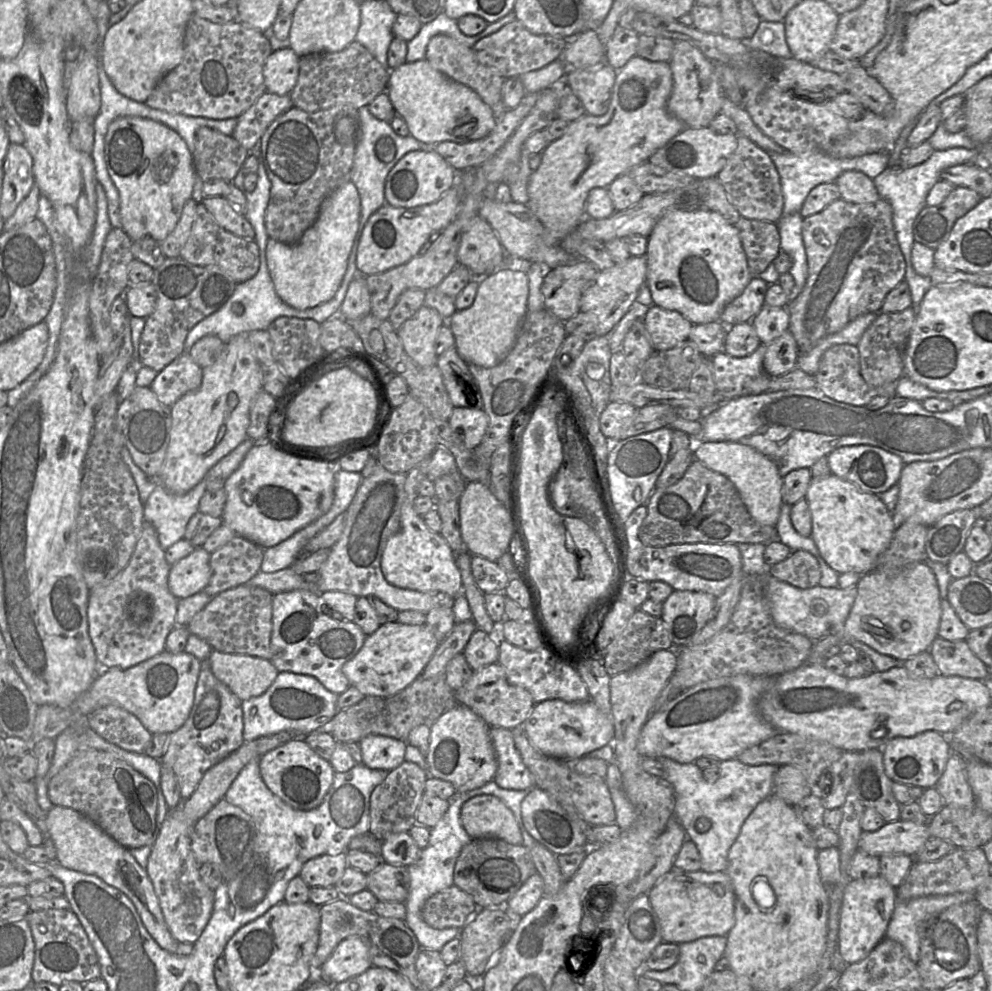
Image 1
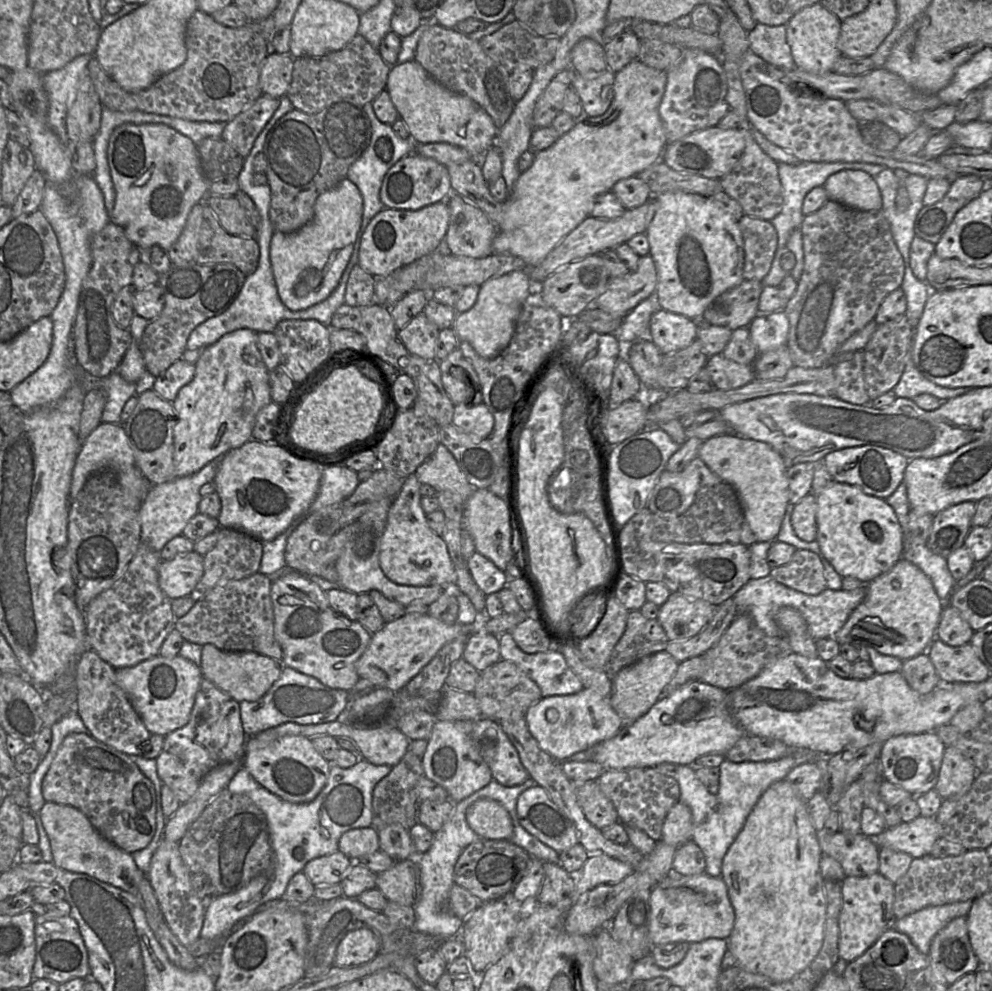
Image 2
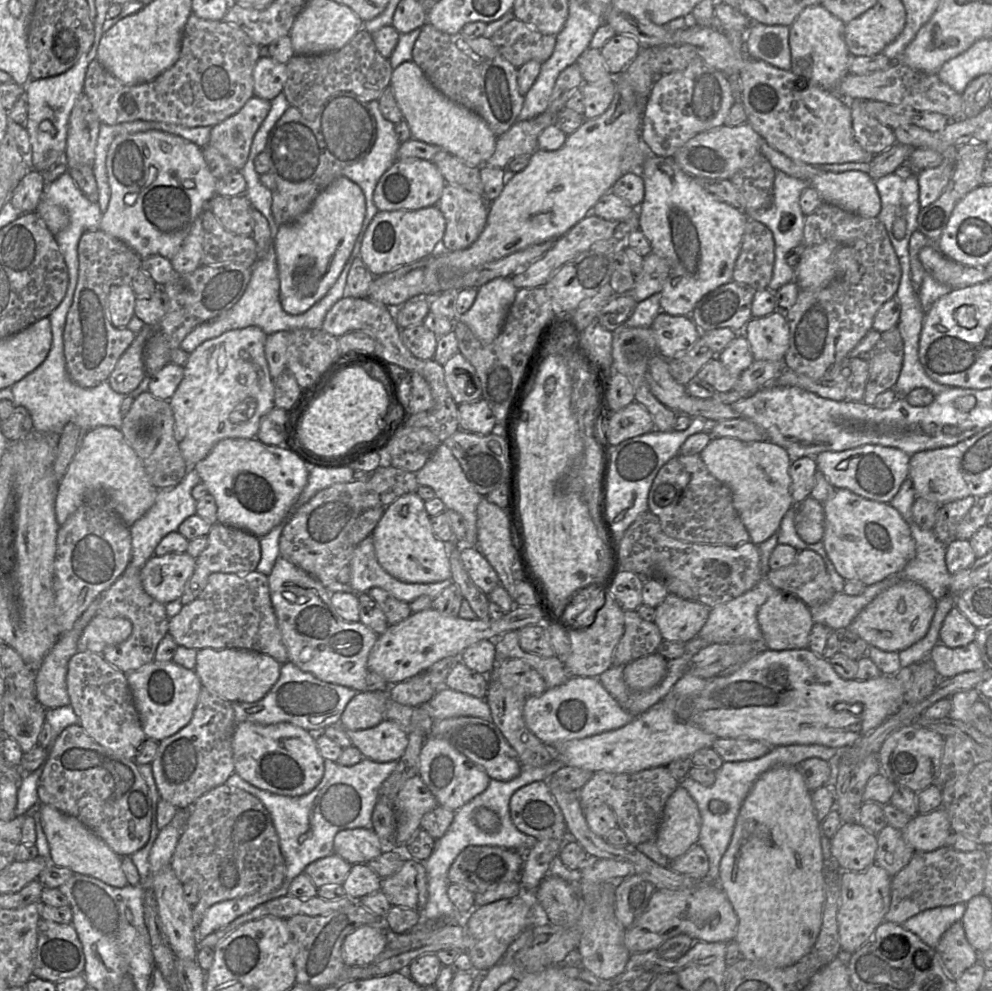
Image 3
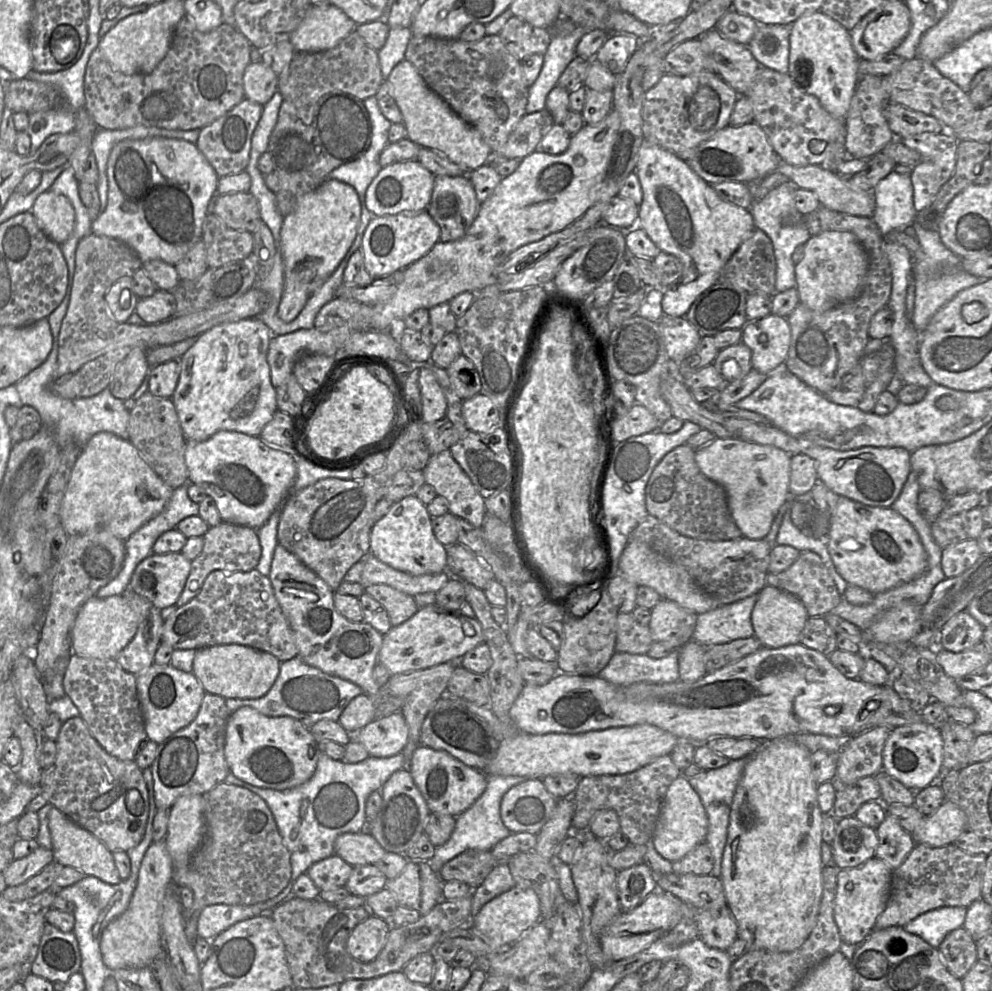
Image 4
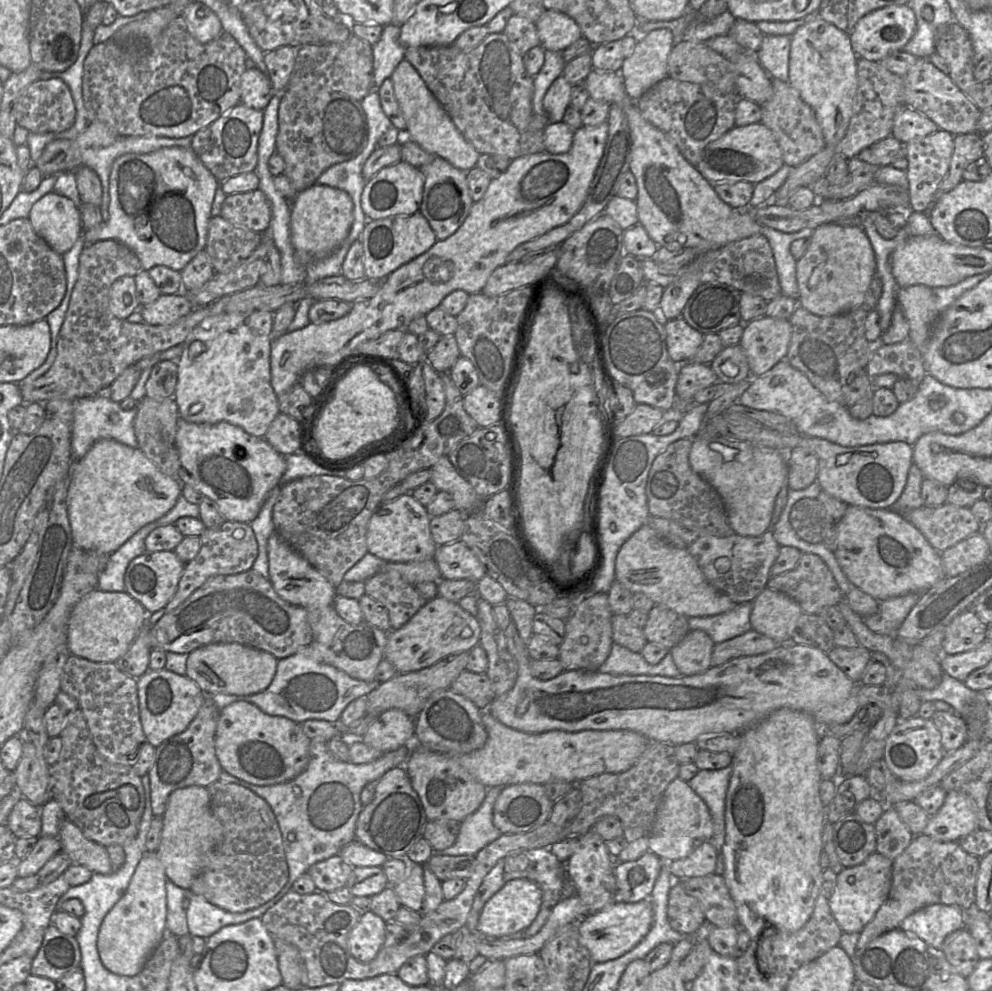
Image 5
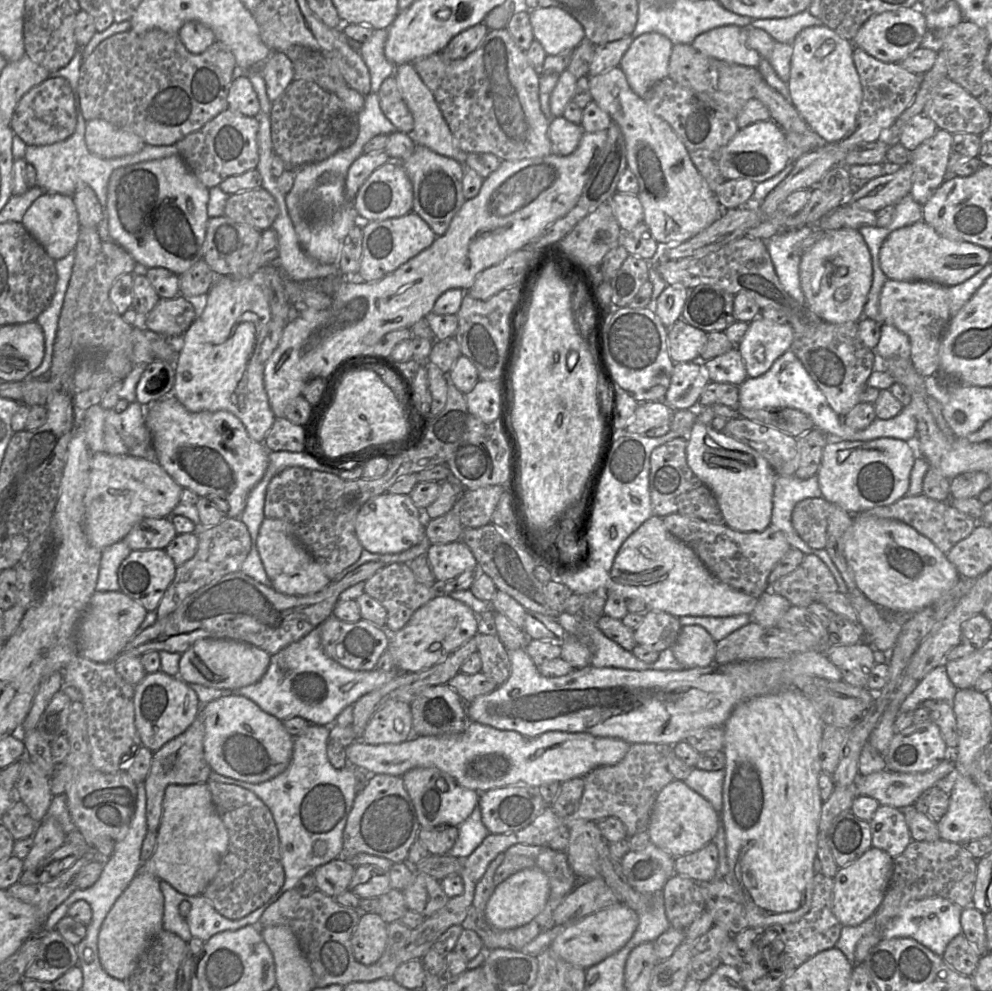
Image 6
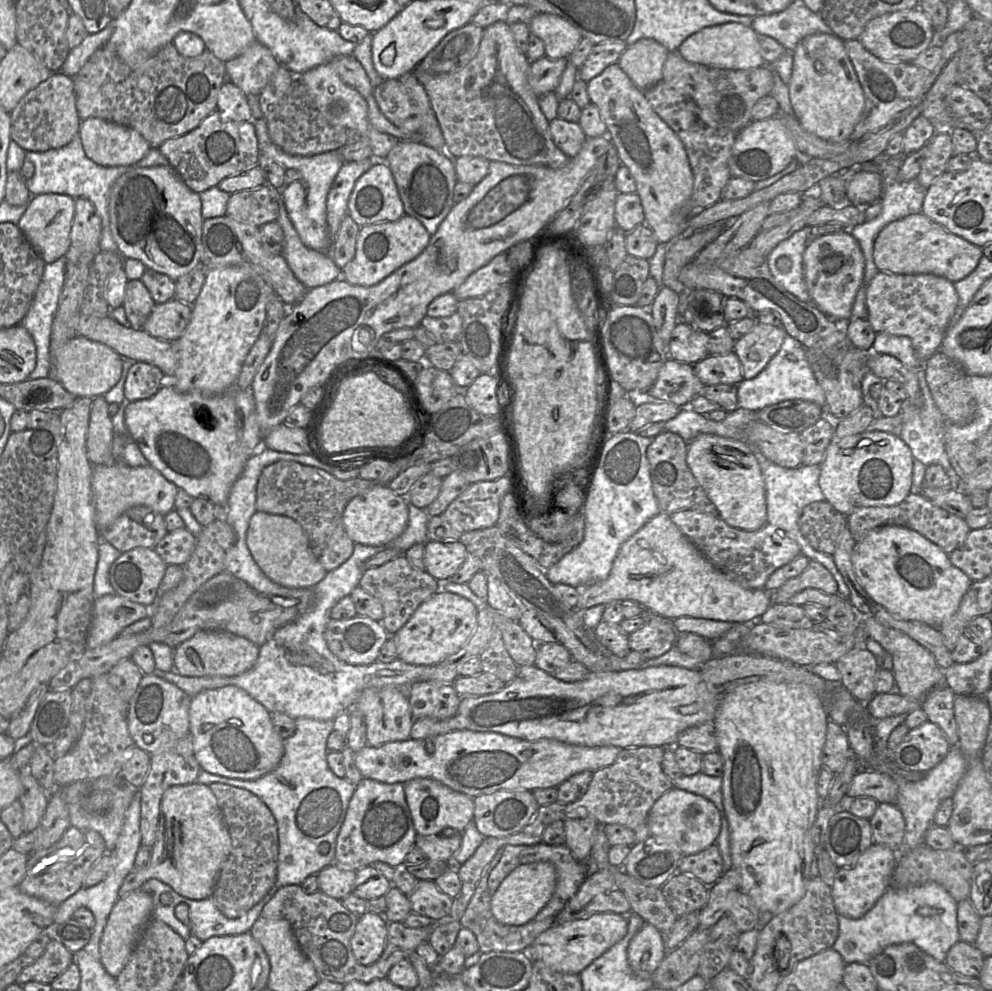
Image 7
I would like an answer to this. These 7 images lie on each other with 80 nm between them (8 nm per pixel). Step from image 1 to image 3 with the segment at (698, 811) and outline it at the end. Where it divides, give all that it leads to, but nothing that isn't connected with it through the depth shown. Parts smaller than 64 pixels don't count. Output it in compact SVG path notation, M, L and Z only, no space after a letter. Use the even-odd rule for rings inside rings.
M818 744L780 745L771 747L767 754L756 759L737 762L725 761L715 771L716 779L712 786L706 787L689 776L683 778L679 785L684 787L695 800L701 815L701 829L697 843L708 856L709 871L707 880L718 882L720 862L731 841L740 808L760 775L779 765L798 766L808 758L821 758L829 761L838 750L837 748Z

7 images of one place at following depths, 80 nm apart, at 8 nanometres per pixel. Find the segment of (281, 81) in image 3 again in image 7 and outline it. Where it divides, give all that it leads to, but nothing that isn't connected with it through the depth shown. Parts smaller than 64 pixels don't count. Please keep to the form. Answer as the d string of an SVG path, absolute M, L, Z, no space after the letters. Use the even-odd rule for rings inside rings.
M225 81L218 92L217 110L228 121L245 122L252 119L247 96L229 81Z

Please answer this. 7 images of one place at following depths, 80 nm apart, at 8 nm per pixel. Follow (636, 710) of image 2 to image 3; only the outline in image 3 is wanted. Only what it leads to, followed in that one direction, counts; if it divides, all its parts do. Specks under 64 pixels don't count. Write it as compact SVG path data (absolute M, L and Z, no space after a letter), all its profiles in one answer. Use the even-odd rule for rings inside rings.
M656 652L644 656L624 667L624 680L633 690L648 690L663 680L667 664L668 660Z

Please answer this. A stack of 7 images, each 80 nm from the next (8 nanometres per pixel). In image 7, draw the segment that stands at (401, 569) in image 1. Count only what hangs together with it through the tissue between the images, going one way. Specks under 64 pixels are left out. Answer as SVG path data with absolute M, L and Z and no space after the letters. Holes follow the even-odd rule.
M376 485L368 491L365 491L352 498L346 505L342 521L347 535L355 544L367 546L383 546L398 536L400 536L408 524L408 501L406 497L394 493L388 485Z

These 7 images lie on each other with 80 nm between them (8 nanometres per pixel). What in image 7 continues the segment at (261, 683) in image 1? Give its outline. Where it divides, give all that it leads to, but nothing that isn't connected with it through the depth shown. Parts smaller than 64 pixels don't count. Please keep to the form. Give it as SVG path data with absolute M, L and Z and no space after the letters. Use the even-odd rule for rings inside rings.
M200 631L174 652L174 670L185 677L233 677L251 670L259 658L259 647L249 640L222 631Z

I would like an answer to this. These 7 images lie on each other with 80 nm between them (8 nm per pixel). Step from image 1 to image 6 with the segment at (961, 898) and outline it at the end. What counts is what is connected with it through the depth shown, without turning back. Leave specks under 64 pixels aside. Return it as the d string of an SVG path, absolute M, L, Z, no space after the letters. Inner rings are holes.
M940 896L911 901L886 927L883 939L912 938L938 956L943 956L950 941L962 933L960 923L963 908Z

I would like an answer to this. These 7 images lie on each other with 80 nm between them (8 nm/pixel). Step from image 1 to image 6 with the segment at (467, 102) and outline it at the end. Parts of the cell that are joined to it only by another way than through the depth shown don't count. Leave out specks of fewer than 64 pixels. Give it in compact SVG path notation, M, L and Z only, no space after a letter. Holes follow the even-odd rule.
M413 63L398 65L395 77L399 92L414 119L414 128L408 134L417 144L424 145L434 152L465 163L468 153L460 149L430 89L422 81Z

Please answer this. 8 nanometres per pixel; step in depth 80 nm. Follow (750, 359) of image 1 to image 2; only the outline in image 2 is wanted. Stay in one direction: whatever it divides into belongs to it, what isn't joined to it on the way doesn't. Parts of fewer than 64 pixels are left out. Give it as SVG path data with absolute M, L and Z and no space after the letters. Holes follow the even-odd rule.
M722 354L710 357L705 367L719 390L738 389L756 379L753 365L738 364Z

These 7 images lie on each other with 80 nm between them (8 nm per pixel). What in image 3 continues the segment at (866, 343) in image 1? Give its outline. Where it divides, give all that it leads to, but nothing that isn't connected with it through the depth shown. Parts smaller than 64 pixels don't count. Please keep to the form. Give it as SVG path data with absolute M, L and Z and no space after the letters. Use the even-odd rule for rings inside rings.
M897 326L880 333L880 339L867 354L869 377L863 403L874 405L883 392L894 389L901 372L904 345Z

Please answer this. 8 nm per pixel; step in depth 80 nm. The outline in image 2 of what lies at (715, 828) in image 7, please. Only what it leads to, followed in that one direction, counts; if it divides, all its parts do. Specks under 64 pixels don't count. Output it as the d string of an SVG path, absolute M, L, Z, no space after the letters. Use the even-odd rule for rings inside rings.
M678 801L668 812L663 827L661 839L664 843L679 847L692 840L693 820L690 808Z

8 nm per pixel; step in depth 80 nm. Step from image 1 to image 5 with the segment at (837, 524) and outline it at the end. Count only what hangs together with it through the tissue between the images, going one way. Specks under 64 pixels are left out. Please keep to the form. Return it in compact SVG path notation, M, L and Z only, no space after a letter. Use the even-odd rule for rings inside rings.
M848 505L838 525L837 547L833 554L852 587L862 590L878 601L908 593L922 594L946 577L940 552L935 550L922 533L893 508L872 509Z

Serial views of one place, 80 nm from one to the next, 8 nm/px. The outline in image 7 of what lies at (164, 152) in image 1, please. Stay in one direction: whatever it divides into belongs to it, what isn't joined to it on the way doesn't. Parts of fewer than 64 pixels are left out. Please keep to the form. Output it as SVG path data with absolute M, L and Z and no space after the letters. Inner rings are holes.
M170 166L137 167L118 177L113 182L109 190L108 214L113 239L117 245L118 253L124 259L133 258L139 260L146 268L163 273L175 282L180 277L188 274L194 268L201 265L202 226L204 218L202 217L202 203L200 195L199 193L191 190Z

